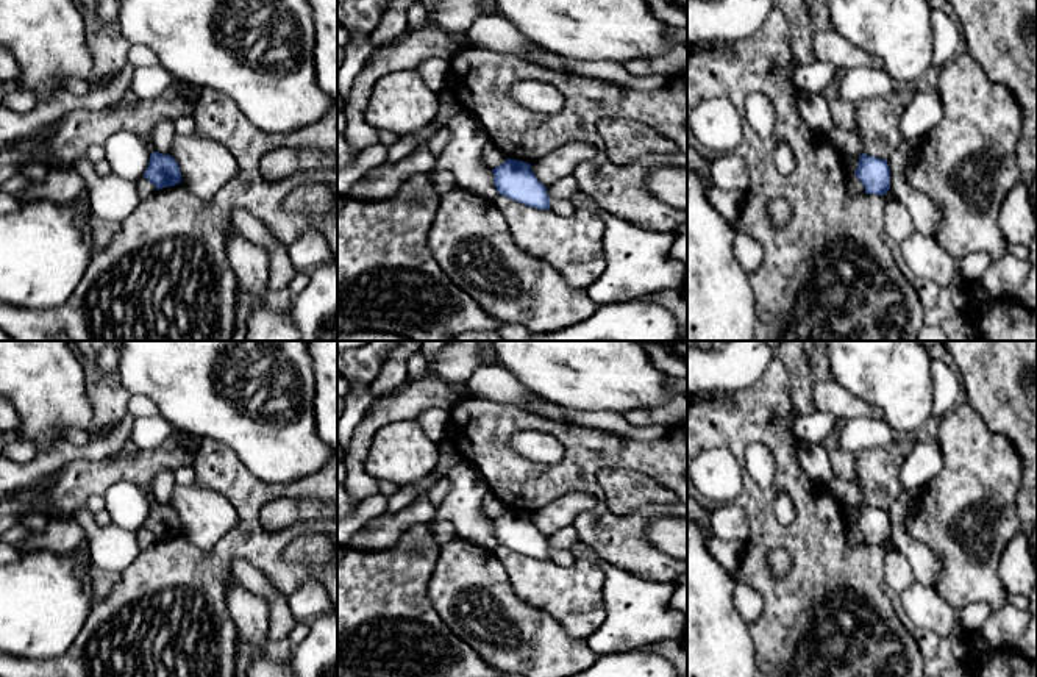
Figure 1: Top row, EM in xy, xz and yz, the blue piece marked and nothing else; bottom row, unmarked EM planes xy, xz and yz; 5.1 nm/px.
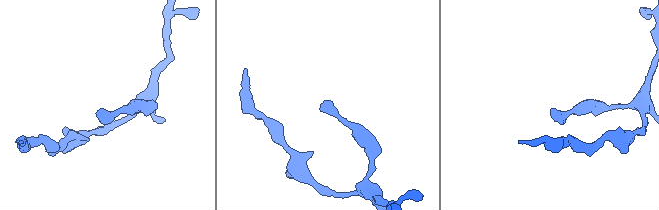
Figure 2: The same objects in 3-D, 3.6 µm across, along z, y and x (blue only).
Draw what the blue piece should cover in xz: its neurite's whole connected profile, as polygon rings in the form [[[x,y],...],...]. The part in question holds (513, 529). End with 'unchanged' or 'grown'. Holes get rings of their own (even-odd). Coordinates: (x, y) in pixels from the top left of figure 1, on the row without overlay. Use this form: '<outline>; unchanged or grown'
[[[508,508],[492,522],[498,544],[537,560],[550,560],[547,538],[534,525],[531,514]]]; unchanged

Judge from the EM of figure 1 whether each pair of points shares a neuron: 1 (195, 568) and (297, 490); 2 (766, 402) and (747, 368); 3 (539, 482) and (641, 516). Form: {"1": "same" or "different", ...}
{"1": "same", "2": "different", "3": "same"}

